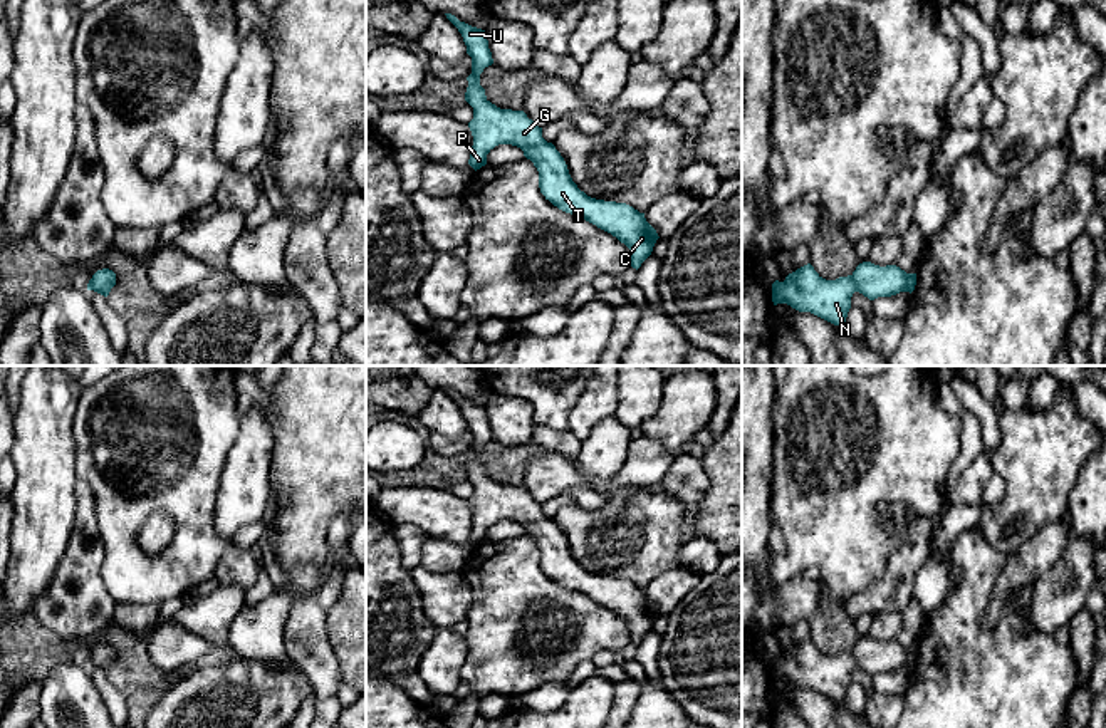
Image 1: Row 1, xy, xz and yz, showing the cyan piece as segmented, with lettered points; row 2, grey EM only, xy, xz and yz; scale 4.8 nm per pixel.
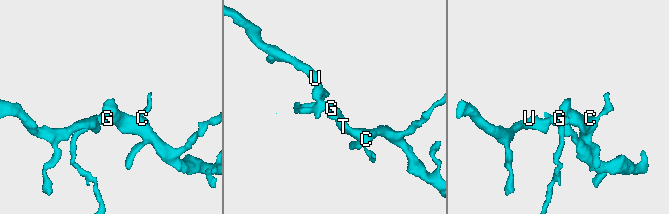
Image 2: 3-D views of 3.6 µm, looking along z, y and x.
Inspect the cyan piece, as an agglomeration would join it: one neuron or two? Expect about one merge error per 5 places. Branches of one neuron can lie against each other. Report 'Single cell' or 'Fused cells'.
Single cell

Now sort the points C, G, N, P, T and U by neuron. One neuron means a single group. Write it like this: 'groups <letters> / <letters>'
groups C G N P T U

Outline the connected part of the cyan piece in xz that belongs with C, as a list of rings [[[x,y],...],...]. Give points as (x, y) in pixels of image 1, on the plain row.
[[[451,389],[445,391],[462,409],[467,429],[472,433],[472,450],[467,453],[465,468],[465,476],[473,483],[473,495],[468,498],[473,512],[468,540],[475,547],[480,545],[487,540],[487,530],[498,520],[520,523],[539,547],[539,564],[545,575],[616,612],[629,624],[631,642],[638,646],[660,614],[644,589],[626,579],[587,572],[572,557],[556,522],[542,513],[542,503],[524,486],[500,485],[492,480],[480,461],[480,450],[493,439],[485,406],[460,398]]]

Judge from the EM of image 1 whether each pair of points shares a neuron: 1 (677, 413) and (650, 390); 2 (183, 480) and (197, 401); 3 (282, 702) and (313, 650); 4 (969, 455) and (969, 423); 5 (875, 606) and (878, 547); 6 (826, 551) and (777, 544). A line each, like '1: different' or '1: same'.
1: different
2: same
3: different
4: same
5: different
6: different

